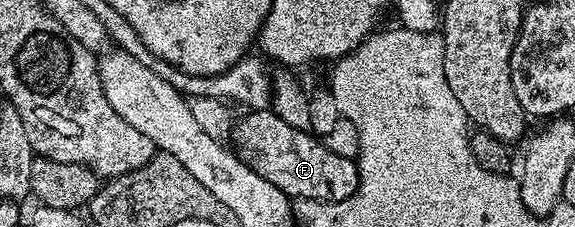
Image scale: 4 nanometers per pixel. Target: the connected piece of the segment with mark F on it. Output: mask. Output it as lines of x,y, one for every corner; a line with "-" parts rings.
274,109
252,110
234,123
230,141
239,159
257,176
269,180
292,200
308,202
340,202
359,191
359,167
354,157
334,154
326,141
307,130
296,130
293,124
285,124

